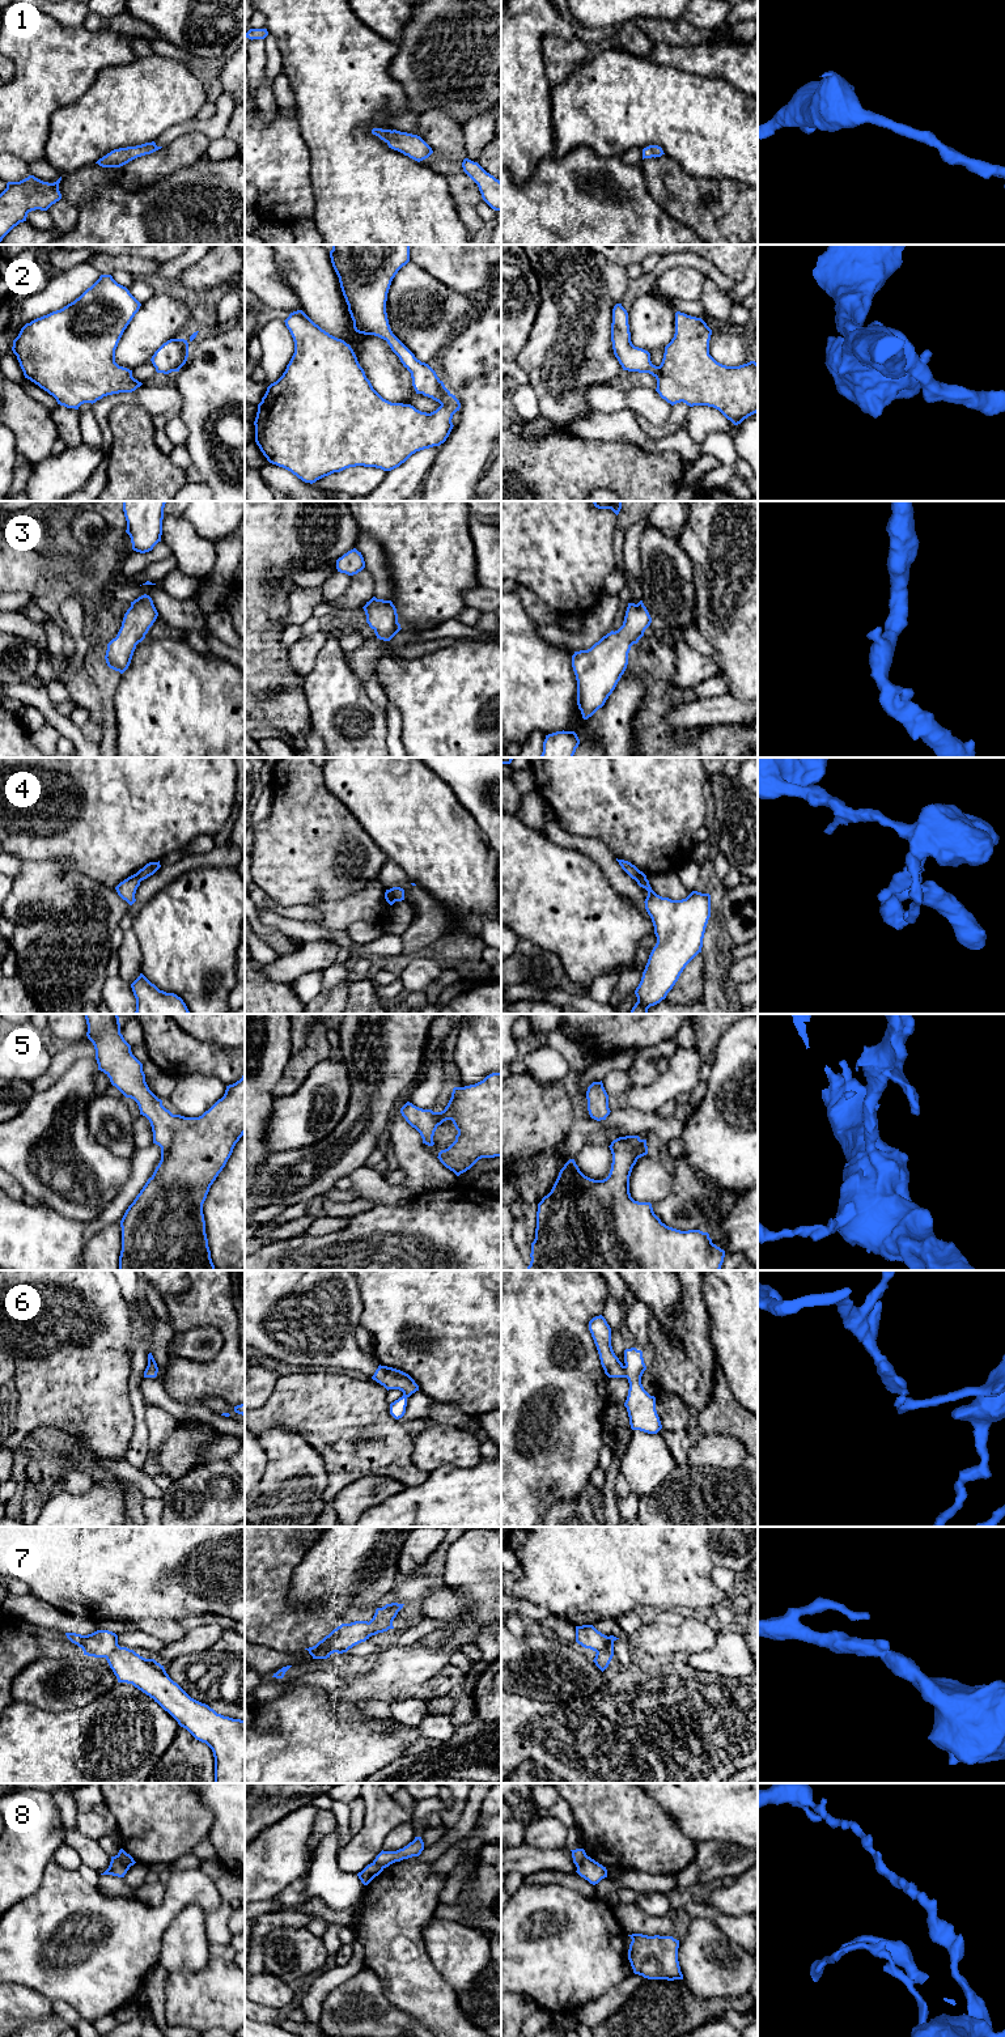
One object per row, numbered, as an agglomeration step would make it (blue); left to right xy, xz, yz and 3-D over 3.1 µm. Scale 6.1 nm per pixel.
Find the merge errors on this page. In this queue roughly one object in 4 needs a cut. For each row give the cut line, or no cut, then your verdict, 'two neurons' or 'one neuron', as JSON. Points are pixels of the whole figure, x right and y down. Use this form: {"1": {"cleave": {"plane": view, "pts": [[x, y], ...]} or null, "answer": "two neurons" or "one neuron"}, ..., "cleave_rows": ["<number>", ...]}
{"1": {"cleave": null, "answer": "one neuron"}, "2": {"cleave": null, "answer": "one neuron"}, "3": {"cleave": null, "answer": "one neuron"}, "4": {"cleave": {"plane": "xz", "pts": [[387, 890], [395, 900]]}, "answer": "two neurons"}, "5": {"cleave": null, "answer": "one neuron"}, "6": {"cleave": {"plane": "yz", "pts": [[624, 1366], [626, 1376]]}, "answer": "two neurons"}, "7": {"cleave": null, "answer": "one neuron"}, "8": {"cleave": {"plane": "xy", "pts": [[115, 1855], [130, 1866]]}, "answer": "two neurons"}, "cleave_rows": ["4", "6", "8"]}

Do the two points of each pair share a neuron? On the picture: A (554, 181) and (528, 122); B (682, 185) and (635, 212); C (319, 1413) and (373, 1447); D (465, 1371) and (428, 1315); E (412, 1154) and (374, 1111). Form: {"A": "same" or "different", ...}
{"A": "different", "B": "different", "C": "same", "D": "same", "E": "different"}

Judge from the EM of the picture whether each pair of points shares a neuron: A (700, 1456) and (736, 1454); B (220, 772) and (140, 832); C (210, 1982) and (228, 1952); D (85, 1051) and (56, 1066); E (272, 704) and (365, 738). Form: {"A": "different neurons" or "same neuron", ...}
{"A": "same neuron", "B": "same neuron", "C": "different neurons", "D": "same neuron", "E": "different neurons"}

